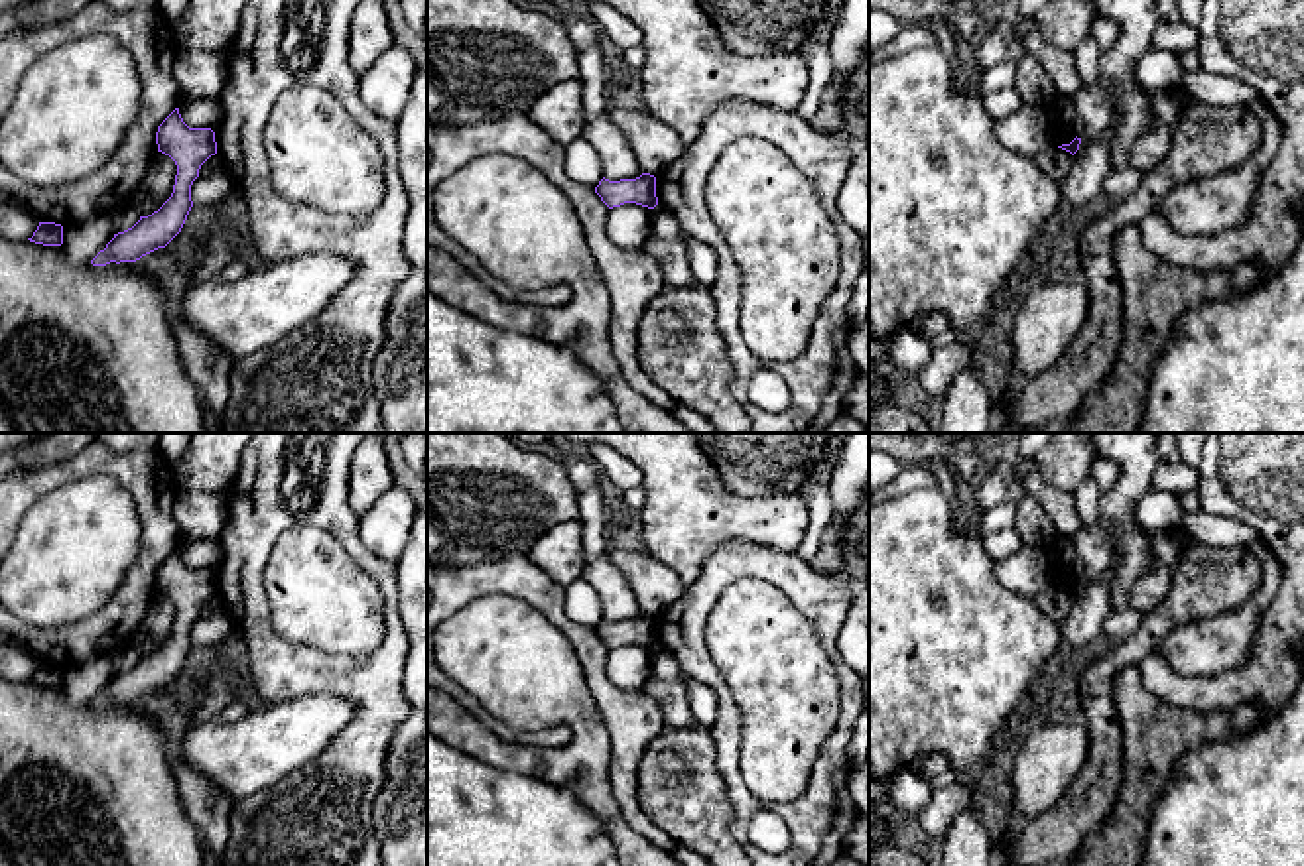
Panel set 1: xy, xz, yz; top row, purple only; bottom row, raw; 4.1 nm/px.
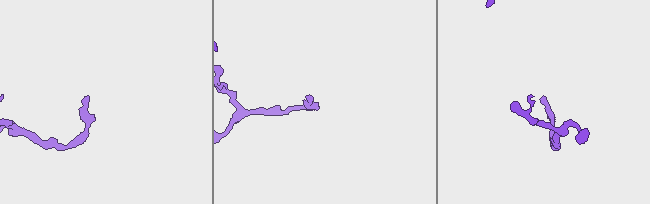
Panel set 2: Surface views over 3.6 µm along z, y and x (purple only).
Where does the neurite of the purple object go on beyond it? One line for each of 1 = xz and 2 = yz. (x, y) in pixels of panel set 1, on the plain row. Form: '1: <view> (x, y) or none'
1: none
2: none

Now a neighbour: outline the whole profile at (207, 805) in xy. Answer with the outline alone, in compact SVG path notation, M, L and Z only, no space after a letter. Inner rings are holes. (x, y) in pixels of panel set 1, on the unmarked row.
M177 675L165 689L142 697L134 707L146 711L165 730L183 811L207 852L221 858L228 842L228 815L236 801L179 756L179 744L193 728L191 709L199 699L193 679Z

